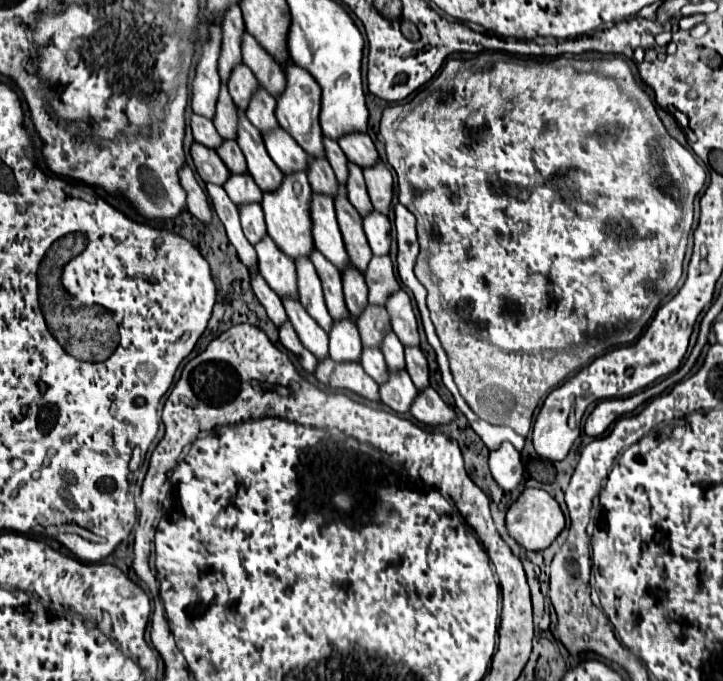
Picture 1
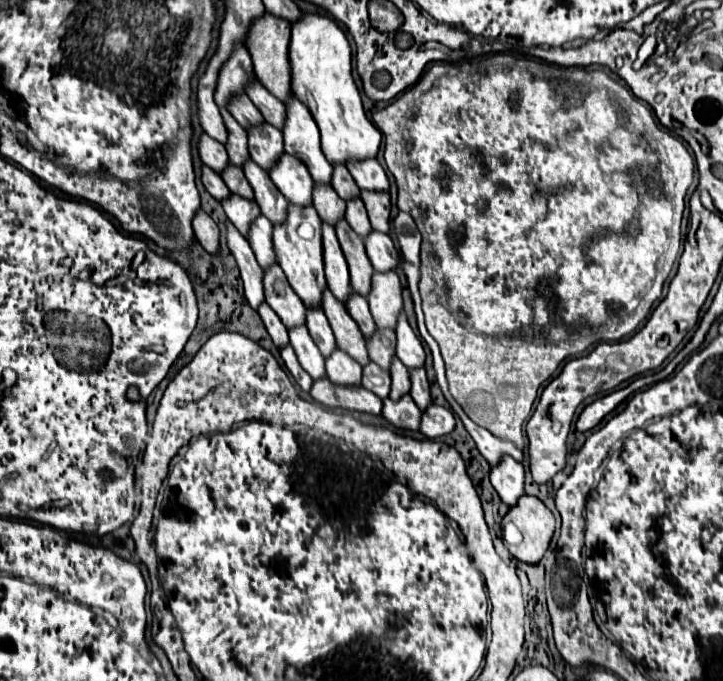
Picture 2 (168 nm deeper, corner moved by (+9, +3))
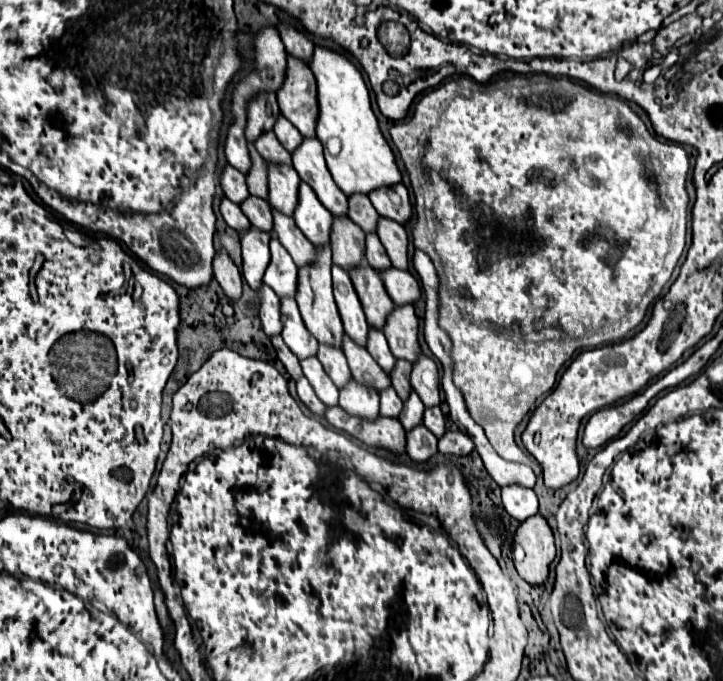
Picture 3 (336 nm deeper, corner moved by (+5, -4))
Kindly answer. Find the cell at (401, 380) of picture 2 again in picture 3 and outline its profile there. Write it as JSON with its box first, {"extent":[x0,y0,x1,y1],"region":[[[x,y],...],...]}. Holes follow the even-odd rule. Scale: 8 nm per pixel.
{"extent":[398,390,424,430],"region":[[[414,390],[410,392],[408,400],[404,402],[404,408],[402,408],[402,414],[398,416],[404,430],[410,430],[414,428],[416,424],[422,422],[422,412],[424,412],[424,406],[422,406],[422,400],[418,398],[418,394],[414,394]]]}

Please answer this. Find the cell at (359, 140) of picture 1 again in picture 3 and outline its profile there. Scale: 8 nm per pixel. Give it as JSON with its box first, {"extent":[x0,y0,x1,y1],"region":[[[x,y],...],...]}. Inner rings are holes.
{"extent":[368,184,412,224],"region":[[[394,184],[394,186],[382,186],[378,190],[372,190],[368,194],[370,202],[378,210],[380,216],[392,218],[400,224],[410,220],[412,216],[412,206],[408,200],[408,190],[404,184]]]}

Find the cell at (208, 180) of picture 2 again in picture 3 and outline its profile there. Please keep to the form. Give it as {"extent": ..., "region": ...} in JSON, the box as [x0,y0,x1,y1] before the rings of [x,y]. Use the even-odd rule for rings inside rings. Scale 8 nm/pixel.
{"extent":[220,196,250,232],"region":[[[226,196],[220,200],[220,214],[222,214],[222,218],[226,220],[226,224],[228,224],[230,228],[238,230],[238,232],[242,232],[242,230],[246,230],[246,228],[250,226],[250,222],[248,222],[248,218],[244,216],[244,212],[240,210],[240,206],[234,204],[234,202],[230,202]]]}

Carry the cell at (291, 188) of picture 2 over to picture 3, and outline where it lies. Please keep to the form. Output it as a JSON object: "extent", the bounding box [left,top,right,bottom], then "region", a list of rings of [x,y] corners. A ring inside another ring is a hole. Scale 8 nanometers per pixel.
{"extent":[294,182,332,246],"region":[[[300,182],[298,188],[298,206],[294,210],[294,220],[312,244],[318,246],[330,240],[332,214],[322,206],[322,202],[318,202],[318,198],[314,198],[314,190],[310,190],[306,182]]]}

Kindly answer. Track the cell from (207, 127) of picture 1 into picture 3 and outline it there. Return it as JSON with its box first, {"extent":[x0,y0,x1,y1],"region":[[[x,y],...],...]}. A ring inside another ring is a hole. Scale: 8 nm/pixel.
{"extent":[220,164,250,204],"region":[[[226,164],[220,172],[220,186],[224,190],[224,196],[236,204],[240,204],[244,198],[250,196],[244,174],[240,170],[234,170],[234,166],[230,166],[230,164]]]}

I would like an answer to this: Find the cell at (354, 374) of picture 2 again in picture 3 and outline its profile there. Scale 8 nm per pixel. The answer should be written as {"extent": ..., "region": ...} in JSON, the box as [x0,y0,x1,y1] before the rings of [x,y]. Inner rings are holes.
{"extent":[340,378,378,418],"region":[[[350,378],[340,388],[340,406],[354,416],[360,418],[376,418],[378,416],[378,390],[366,386],[354,378]]]}

